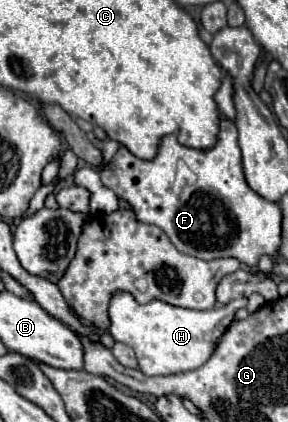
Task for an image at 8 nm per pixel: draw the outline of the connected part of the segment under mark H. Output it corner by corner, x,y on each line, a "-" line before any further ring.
115,291
109,301
109,329
107,333
135,351
139,369
145,375
173,375
181,371
193,371
201,367
209,355
213,355
213,343
231,325
237,309
245,307
247,299
233,299
227,305
213,307
209,311
193,311
169,305
161,299
151,299
139,305
127,291

